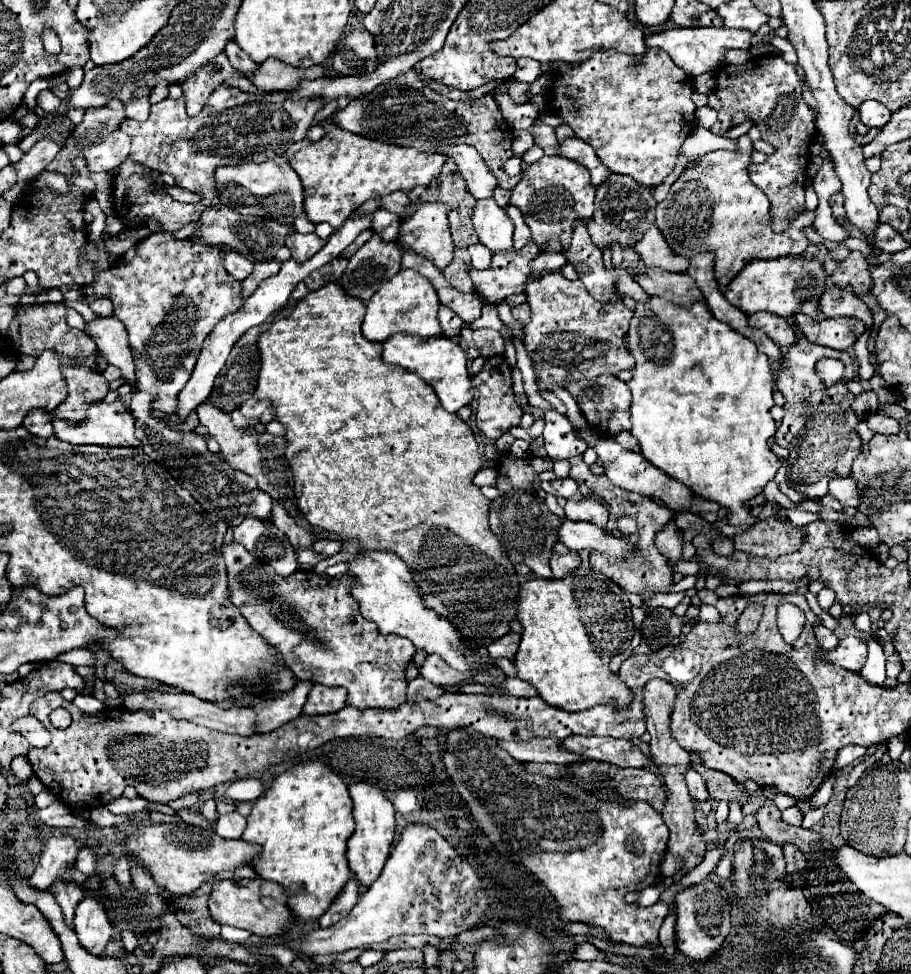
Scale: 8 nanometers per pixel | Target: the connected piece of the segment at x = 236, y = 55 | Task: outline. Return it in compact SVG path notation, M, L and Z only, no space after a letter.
M229 41L229 45L225 47L225 53L227 53L231 65L233 65L237 71L241 71L241 73L245 73L245 75L257 71L257 63L253 63L253 61L249 59L249 55L247 55L235 41Z

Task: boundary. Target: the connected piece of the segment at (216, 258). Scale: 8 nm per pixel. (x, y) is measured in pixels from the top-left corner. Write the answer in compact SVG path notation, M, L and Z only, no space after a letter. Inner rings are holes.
M151 233L147 239L135 243L123 257L117 259L117 263L107 269L107 271L99 271L97 273L97 281L93 283L93 291L97 295L105 295L113 301L113 315L117 319L123 321L123 325L127 327L129 331L129 345L133 349L133 357L135 357L135 373L137 373L137 381L135 381L135 389L137 391L145 391L145 393L153 393L157 395L159 399L153 403L153 409L161 411L161 413L167 413L167 415L173 415L177 411L177 397L179 397L179 391L187 385L193 369L195 369L195 361L201 353L201 341L205 341L205 337L209 335L209 329L213 329L213 325L217 325L217 321L221 321L221 317L225 317L225 313L231 313L233 309L239 309L243 305L243 297L241 297L241 283L239 281L233 281L233 277L229 277L227 269L223 267L223 253L219 247L211 247L211 245L205 245L205 243L199 243L199 241L193 241L193 239L175 239L171 233Z

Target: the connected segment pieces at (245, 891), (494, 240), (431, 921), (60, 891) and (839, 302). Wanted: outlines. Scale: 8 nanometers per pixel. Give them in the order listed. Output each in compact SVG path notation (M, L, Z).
M261 877L217 881L209 895L209 913L211 913L211 919L221 925L247 929L247 931L251 931L255 935L263 935L263 937L283 933L285 923L293 919L291 911L287 909L287 895L285 895L283 887L277 883L269 883Z
M495 199L477 201L473 227L479 235L479 241L493 253L513 249L513 223L509 215L495 203Z
M409 823L391 851L381 877L359 897L359 903L337 925L303 935L291 947L307 957L341 953L353 947L387 941L395 935L437 935L453 939L483 923L489 897L473 867L433 827Z
M59 881L57 885L53 885L53 889L49 889L57 903L61 905L63 909L63 917L65 917L65 923L69 927L73 927L73 915L75 915L75 907L79 905L79 901L83 899L83 889L77 889L77 885L69 885L69 883L63 883Z
M829 283L821 297L821 311L825 317L855 317L861 319L867 329L873 327L871 311L851 289L837 289Z

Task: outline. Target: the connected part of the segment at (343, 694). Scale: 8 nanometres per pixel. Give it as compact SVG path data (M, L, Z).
M313 685L303 707L305 715L323 715L323 713L337 713L347 705L347 689L341 687L325 687Z

